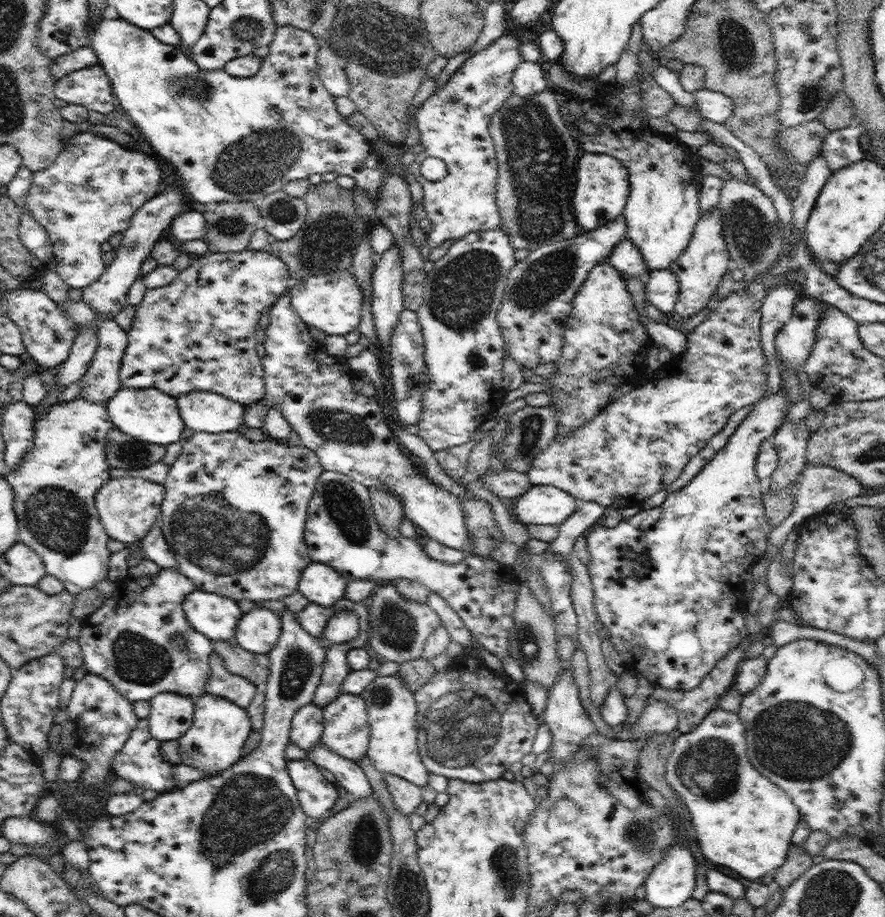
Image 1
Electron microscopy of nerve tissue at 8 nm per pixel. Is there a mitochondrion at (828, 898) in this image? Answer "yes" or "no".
yes

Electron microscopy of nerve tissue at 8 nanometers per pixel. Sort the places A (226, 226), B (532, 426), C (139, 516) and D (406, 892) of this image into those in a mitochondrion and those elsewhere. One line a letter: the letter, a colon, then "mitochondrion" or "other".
A: mitochondrion
B: mitochondrion
C: other
D: mitochondrion

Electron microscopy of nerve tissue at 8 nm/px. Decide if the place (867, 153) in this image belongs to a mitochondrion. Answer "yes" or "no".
no

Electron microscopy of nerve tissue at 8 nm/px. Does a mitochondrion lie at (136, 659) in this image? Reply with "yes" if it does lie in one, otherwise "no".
yes

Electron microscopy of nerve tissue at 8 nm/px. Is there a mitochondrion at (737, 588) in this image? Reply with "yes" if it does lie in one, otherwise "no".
no

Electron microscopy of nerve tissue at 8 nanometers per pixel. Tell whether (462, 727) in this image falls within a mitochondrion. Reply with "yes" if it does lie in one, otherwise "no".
yes

